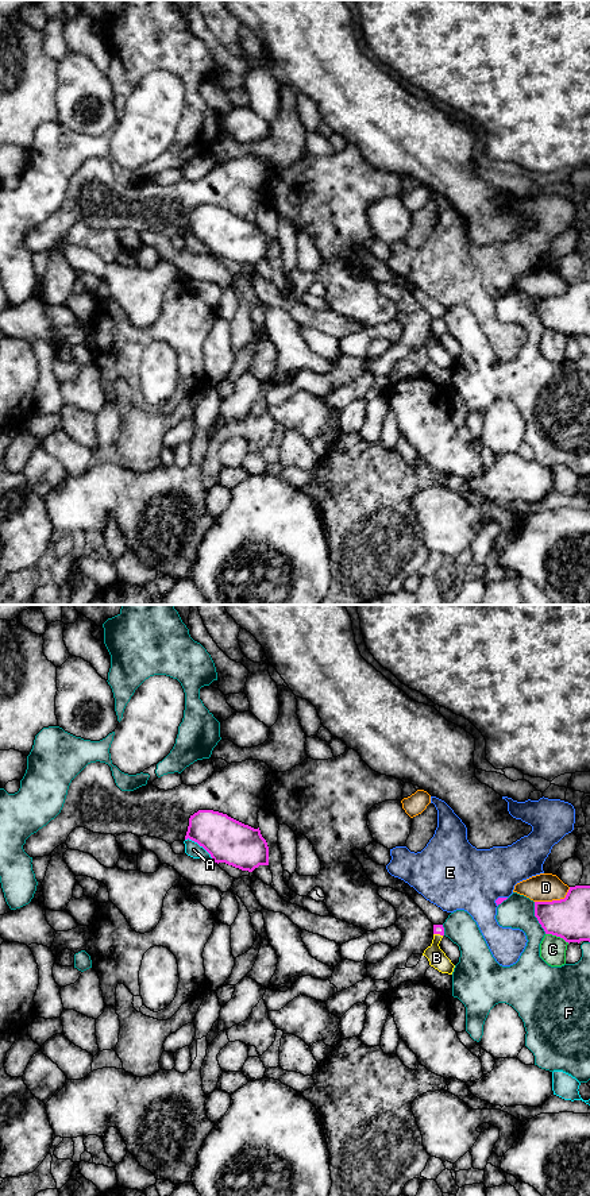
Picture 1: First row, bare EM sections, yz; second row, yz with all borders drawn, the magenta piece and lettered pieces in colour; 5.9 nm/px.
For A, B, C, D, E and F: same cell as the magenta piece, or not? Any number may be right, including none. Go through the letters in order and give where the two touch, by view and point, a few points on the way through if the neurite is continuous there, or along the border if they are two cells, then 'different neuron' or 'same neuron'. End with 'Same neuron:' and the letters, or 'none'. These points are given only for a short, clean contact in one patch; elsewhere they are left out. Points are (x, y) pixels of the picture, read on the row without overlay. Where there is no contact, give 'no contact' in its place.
A: meets magenta in yz at (200, 240); different neuron
B: meets magenta in yz at (438, 328); runs through yz (438, 324), (438, 328), (435, 338), (436, 352); same neuron
C: meets magenta in yz at (558, 331); different neuron
D: meets magenta in yz at (554, 296); different neuron
E: meets magenta in yz at (498, 293); different neuron
F: meets magenta in yz at (536, 312); different neuron
Same neuron: B

